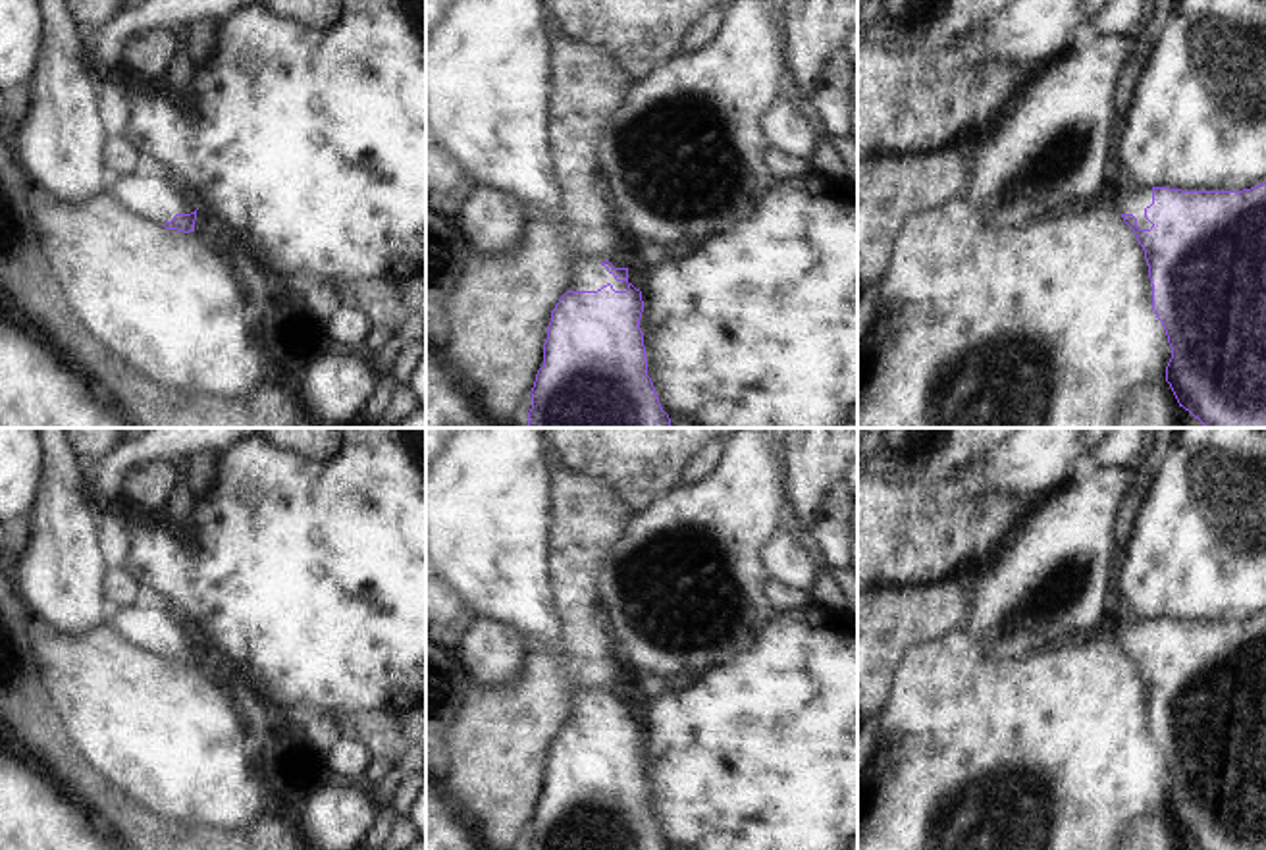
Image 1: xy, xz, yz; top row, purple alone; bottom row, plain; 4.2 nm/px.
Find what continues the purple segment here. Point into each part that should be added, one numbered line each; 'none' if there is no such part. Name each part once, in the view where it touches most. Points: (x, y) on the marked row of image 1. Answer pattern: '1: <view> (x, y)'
1: xz (588, 274)

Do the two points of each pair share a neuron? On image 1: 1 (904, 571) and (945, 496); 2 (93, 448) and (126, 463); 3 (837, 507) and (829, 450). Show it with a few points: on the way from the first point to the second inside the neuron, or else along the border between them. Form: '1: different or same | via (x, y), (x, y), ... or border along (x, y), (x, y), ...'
1: different | border along (985, 494), (952, 504), (937, 504), (933, 500)
2: different | border along (114, 448), (87, 461)
3: different | border along (837, 482), (808, 525)

